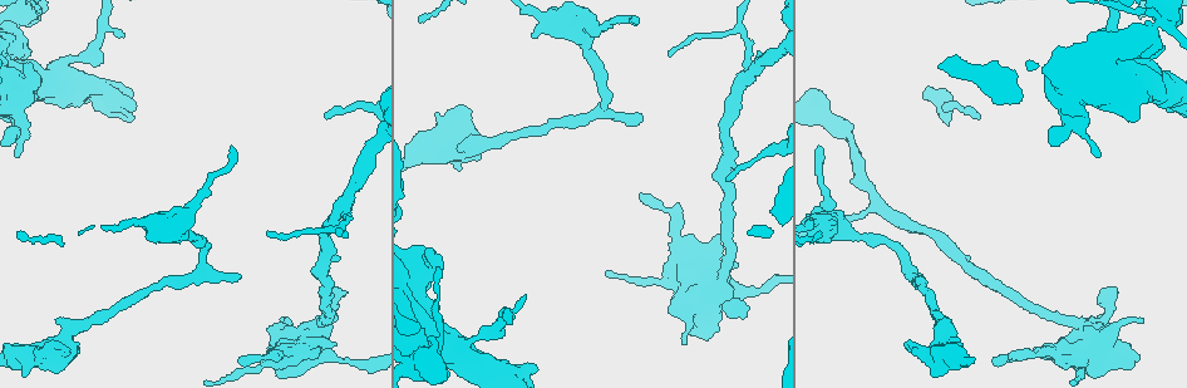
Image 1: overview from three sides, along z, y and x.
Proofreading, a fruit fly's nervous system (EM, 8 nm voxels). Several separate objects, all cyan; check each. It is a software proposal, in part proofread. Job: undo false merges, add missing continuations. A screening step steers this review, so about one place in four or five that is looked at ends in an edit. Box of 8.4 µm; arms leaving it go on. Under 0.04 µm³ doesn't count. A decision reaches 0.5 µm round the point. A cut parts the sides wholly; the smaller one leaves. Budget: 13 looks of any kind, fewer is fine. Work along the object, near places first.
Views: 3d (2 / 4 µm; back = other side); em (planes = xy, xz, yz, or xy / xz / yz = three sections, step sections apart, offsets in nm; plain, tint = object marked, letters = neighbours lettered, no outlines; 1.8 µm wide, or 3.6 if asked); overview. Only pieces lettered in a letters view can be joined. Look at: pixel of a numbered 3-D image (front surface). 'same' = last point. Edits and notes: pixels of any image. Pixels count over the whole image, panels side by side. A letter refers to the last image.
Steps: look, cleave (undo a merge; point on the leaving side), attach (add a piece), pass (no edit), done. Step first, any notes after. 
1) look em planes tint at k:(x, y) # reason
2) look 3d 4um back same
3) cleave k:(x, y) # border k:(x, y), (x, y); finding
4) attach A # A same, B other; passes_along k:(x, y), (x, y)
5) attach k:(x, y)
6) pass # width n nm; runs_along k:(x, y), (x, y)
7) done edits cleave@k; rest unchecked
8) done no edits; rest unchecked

look 3d 4um at 1:(428, 257)

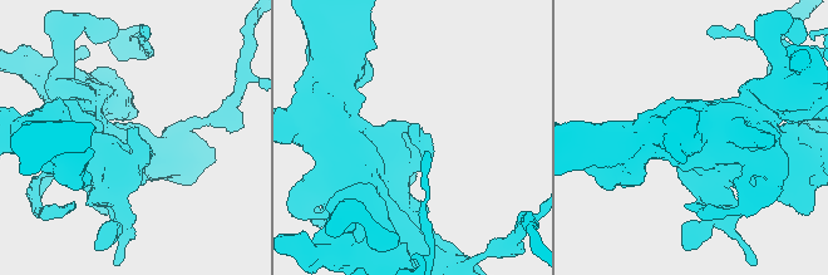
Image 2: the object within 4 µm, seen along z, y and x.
look em xz step 4 tint at 2:(411, 133)

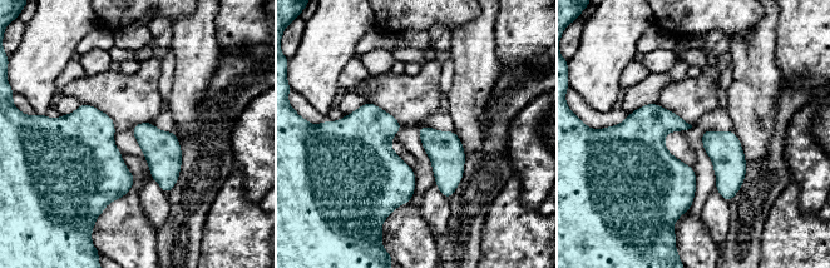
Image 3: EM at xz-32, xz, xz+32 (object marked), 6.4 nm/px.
look em planes letters same # another direction

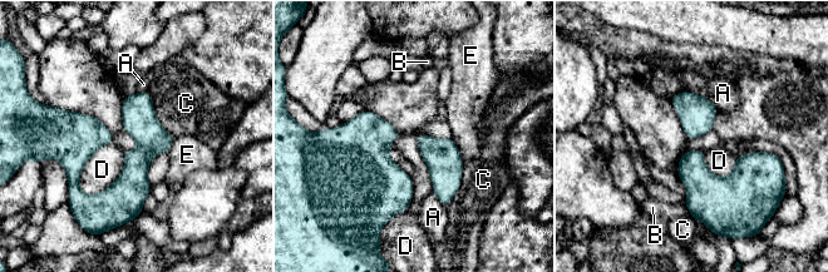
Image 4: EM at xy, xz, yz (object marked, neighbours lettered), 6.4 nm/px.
pass # width 180 nm; A other, B other, C other, D other, E other; border 4:(113, 142), (85, 163), (85, 194); one cell here

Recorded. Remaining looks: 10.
look 3d 2um at 1:(419, 364) # sudden change in width

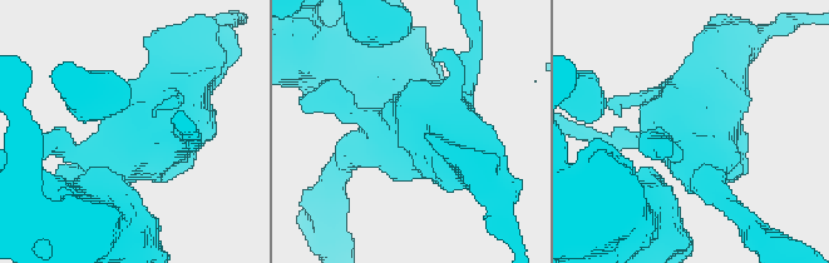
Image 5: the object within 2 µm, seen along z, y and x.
look em planes letters at 5:(121, 152) # arms 3

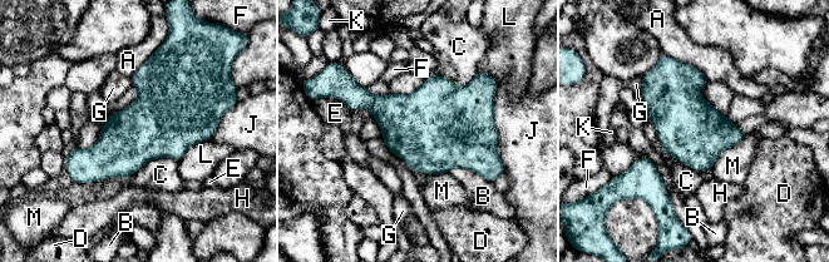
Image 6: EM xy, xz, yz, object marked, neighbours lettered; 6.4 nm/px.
pass # longest_contact J 440 nm; A other, B other, C other, D other, E other, F other, G other, H other, J other, K other, L other, M other; border 6:(745, 134), (728, 147), (710, 168); one cell here

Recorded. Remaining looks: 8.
look em xz step 8 letters at 1:(281, 319) # tapers out

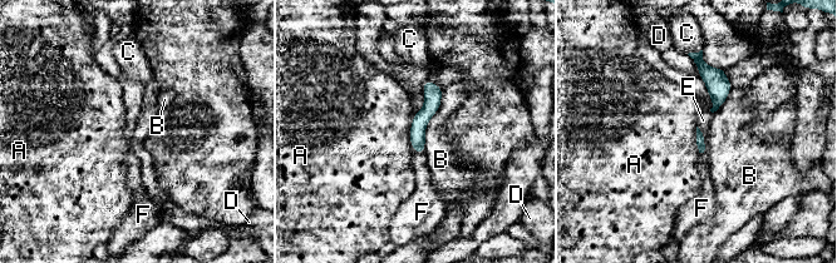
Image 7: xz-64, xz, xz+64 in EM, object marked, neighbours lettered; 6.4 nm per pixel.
attach F # A other, B other, C other, D other, E other, F same; passes_along 7:(421, 119), (419, 152), (424, 189); it goes on there

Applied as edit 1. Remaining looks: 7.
look overview # redraw

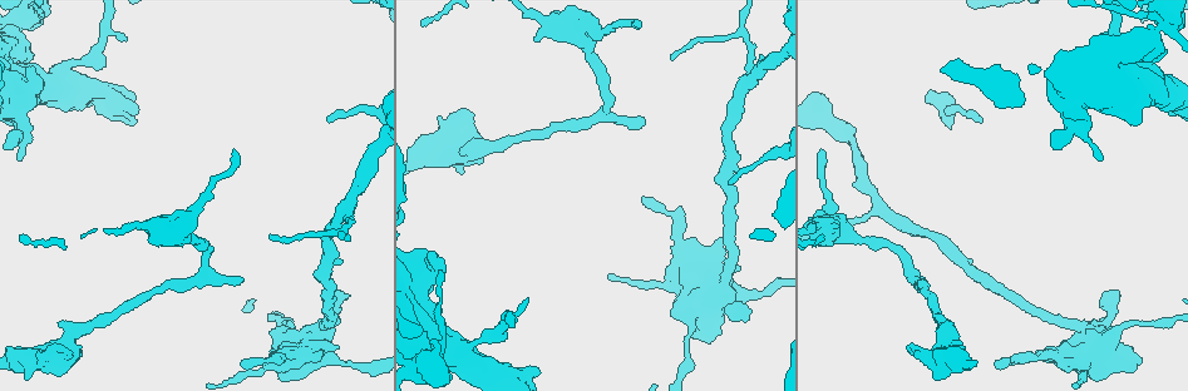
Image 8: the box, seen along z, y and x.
look 3d 2um at 8:(641, 200) # long arm stops here

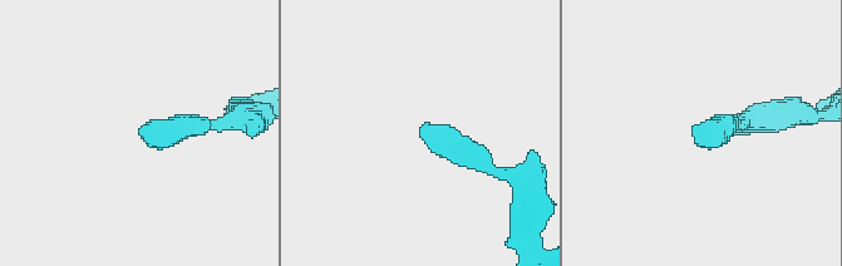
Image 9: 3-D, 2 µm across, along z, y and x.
look em xz step 16 tint at 9:(143, 127)

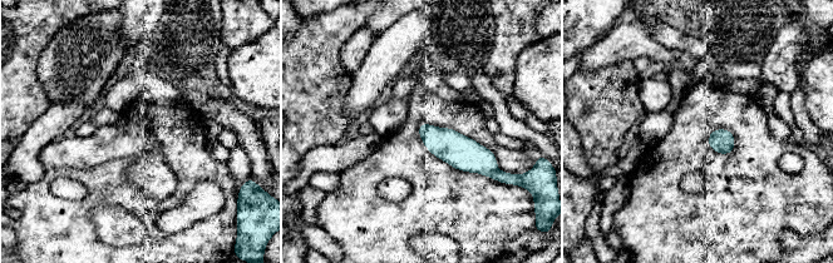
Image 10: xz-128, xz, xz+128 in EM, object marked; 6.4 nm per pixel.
look em planes letters same # another direction

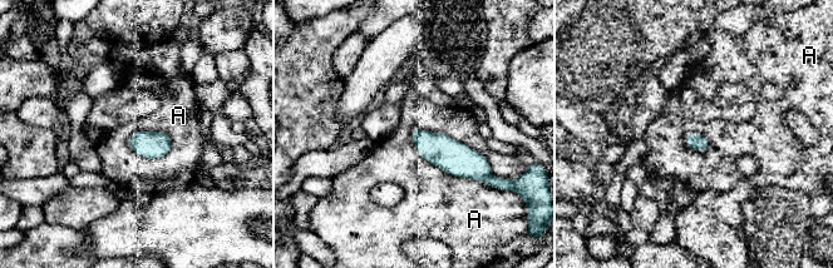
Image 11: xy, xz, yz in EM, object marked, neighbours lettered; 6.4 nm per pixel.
pass # A other; border 11:(410, 130), (427, 160), (487, 185); no lettered piece goes on from it

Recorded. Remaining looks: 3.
look 3d 4um back at 8:(641, 123) # branch stops here

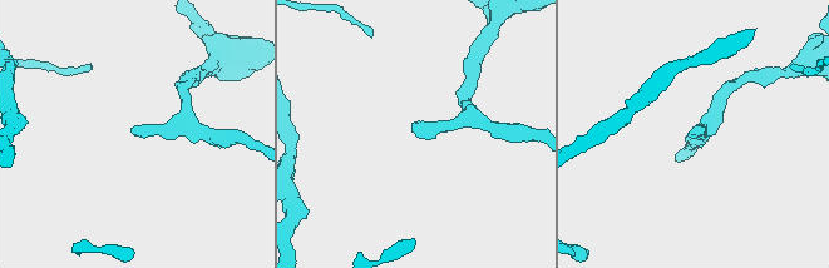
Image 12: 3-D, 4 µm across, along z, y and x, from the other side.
look em planes letters at 12:(414, 129)

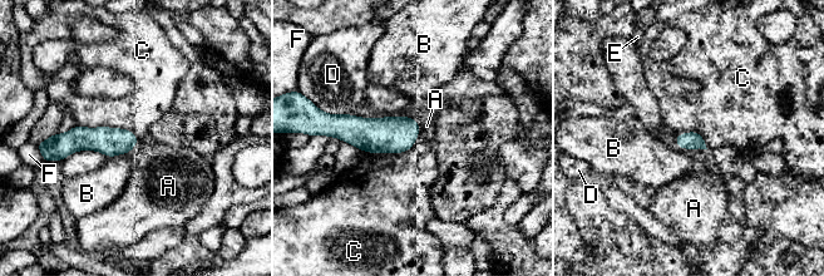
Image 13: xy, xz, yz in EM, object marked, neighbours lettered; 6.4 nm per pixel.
attach A # A same, B other, C other, D other, E other, F other; the cell continues

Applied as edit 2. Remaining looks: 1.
done edits attach@7, attach@13; rest unchecked

